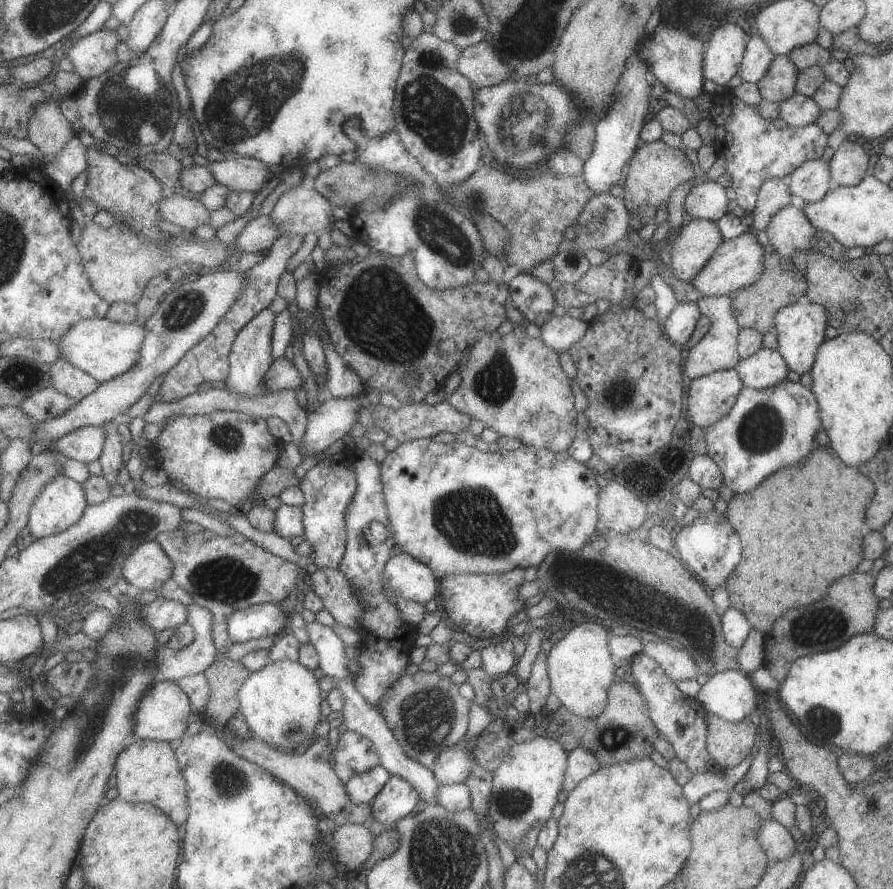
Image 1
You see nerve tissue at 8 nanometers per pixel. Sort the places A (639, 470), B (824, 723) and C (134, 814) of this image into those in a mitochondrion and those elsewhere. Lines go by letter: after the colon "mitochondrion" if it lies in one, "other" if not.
A: other
B: mitochondrion
C: other

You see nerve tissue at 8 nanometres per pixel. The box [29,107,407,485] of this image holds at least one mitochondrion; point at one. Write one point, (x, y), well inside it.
(188, 307)

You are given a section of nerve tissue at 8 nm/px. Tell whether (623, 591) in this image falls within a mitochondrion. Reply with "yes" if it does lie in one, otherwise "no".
yes

